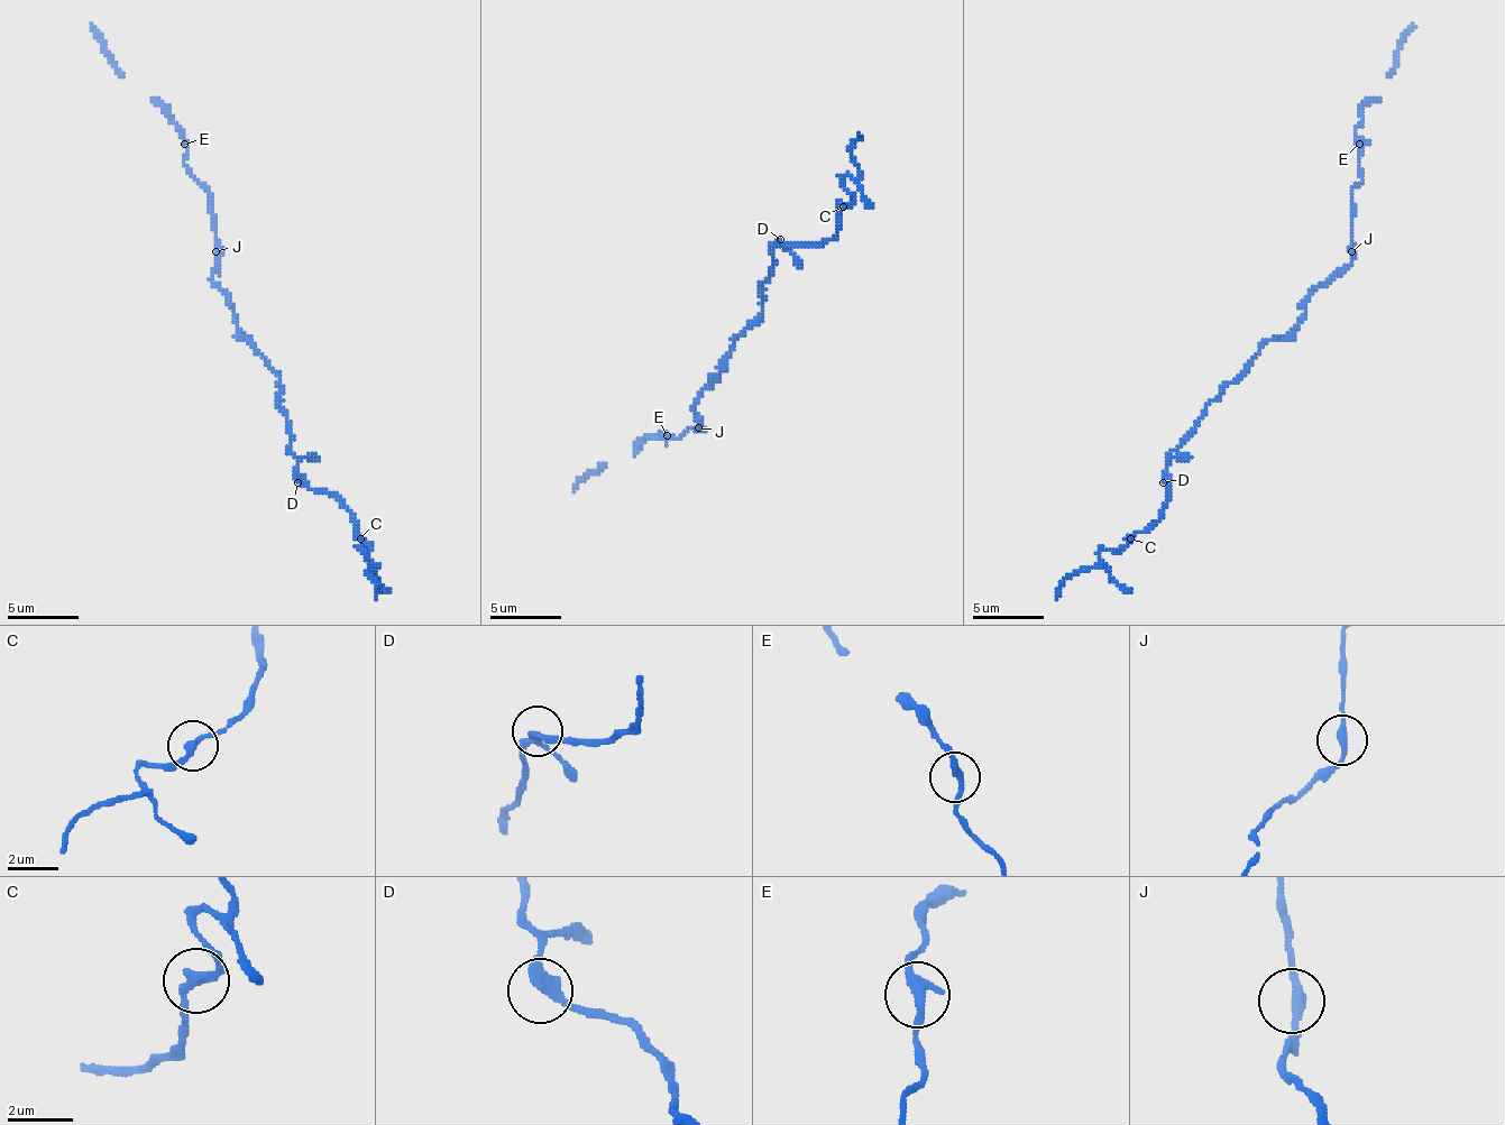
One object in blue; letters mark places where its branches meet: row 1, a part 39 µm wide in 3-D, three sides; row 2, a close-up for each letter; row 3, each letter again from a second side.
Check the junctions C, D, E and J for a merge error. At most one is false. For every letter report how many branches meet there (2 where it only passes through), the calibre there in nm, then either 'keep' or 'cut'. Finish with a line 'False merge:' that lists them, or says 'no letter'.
C: 2 branches meet; 280 nm thick; keep
D: 2 branches meet; 280 nm thick; keep
E: 2 branches meet; 280 nm thick; keep
J: 2 branches meet; 260 nm thick; keep
False merge: no letter

